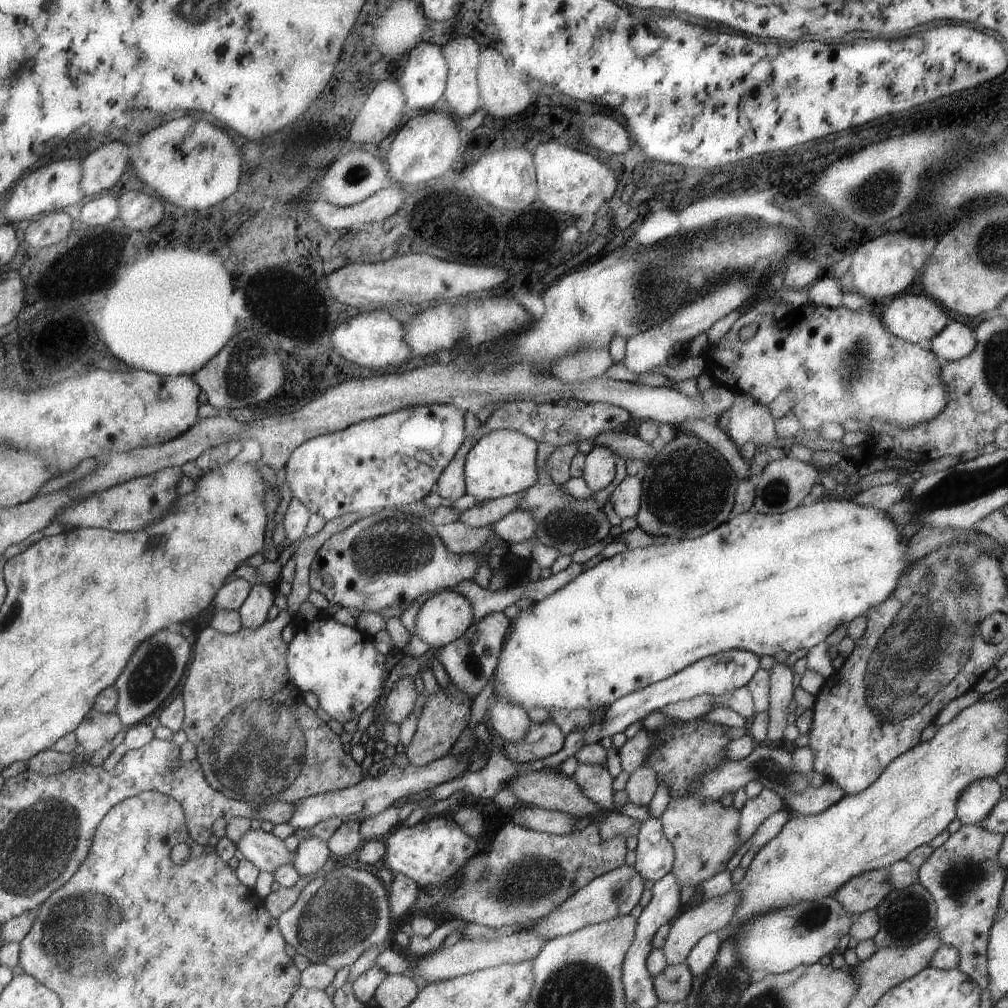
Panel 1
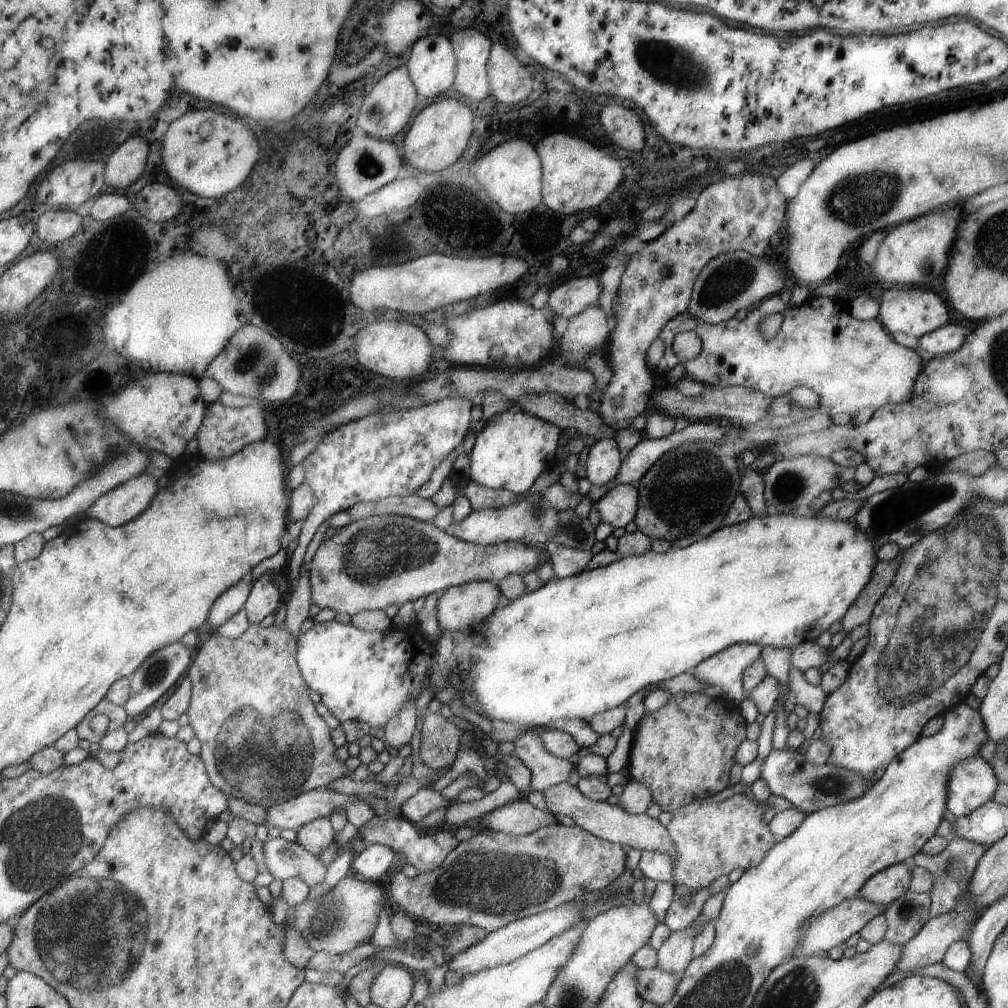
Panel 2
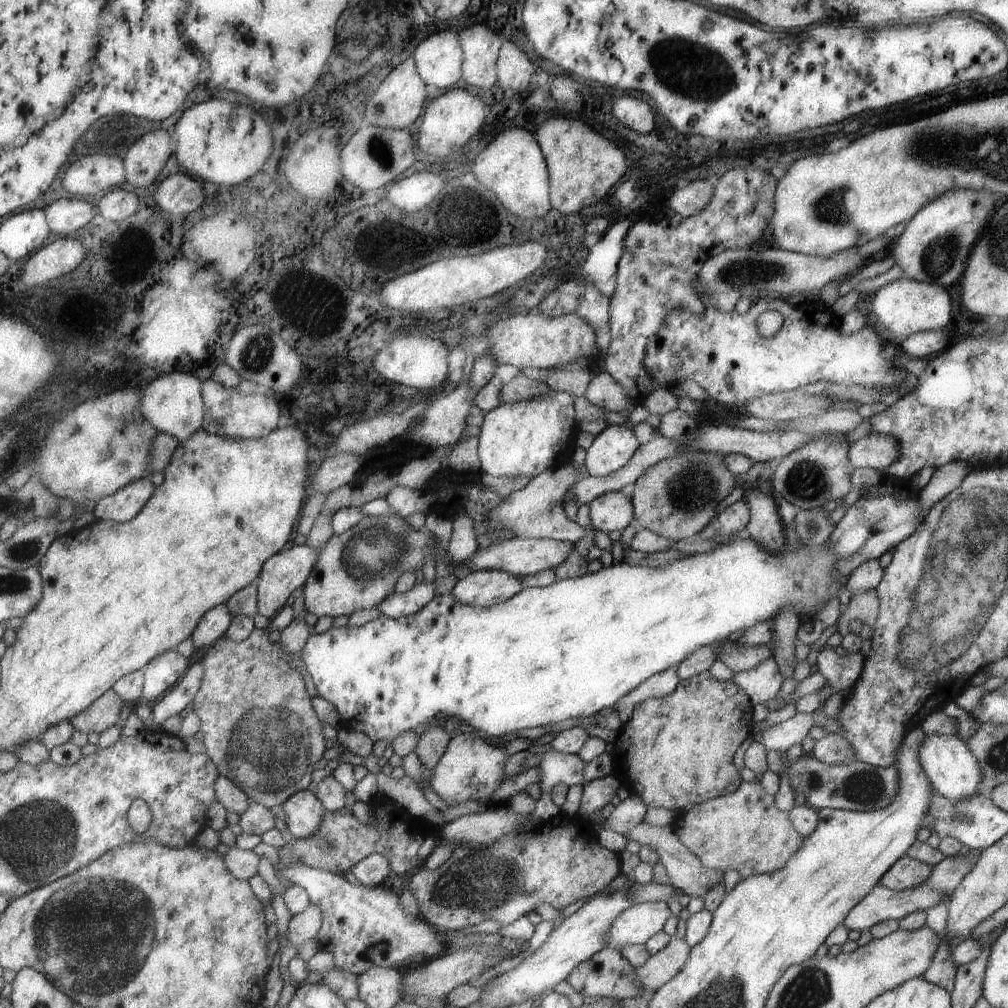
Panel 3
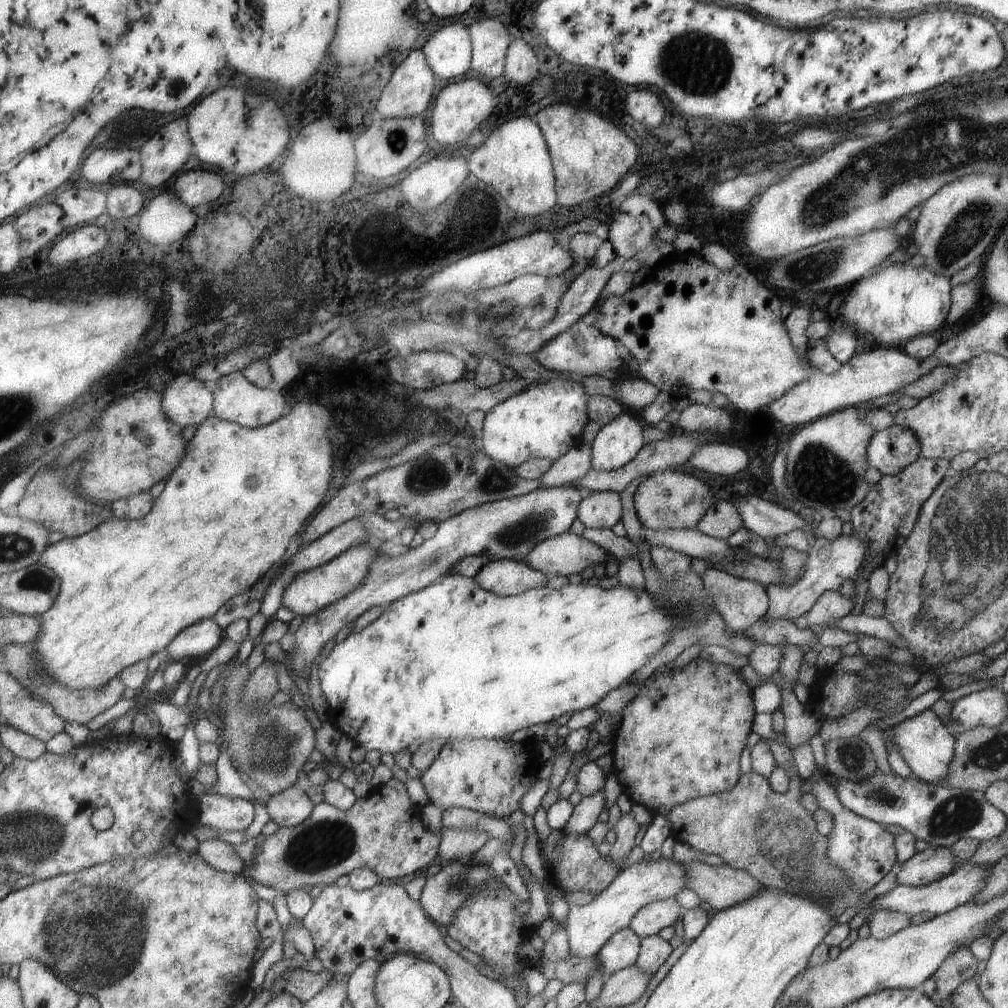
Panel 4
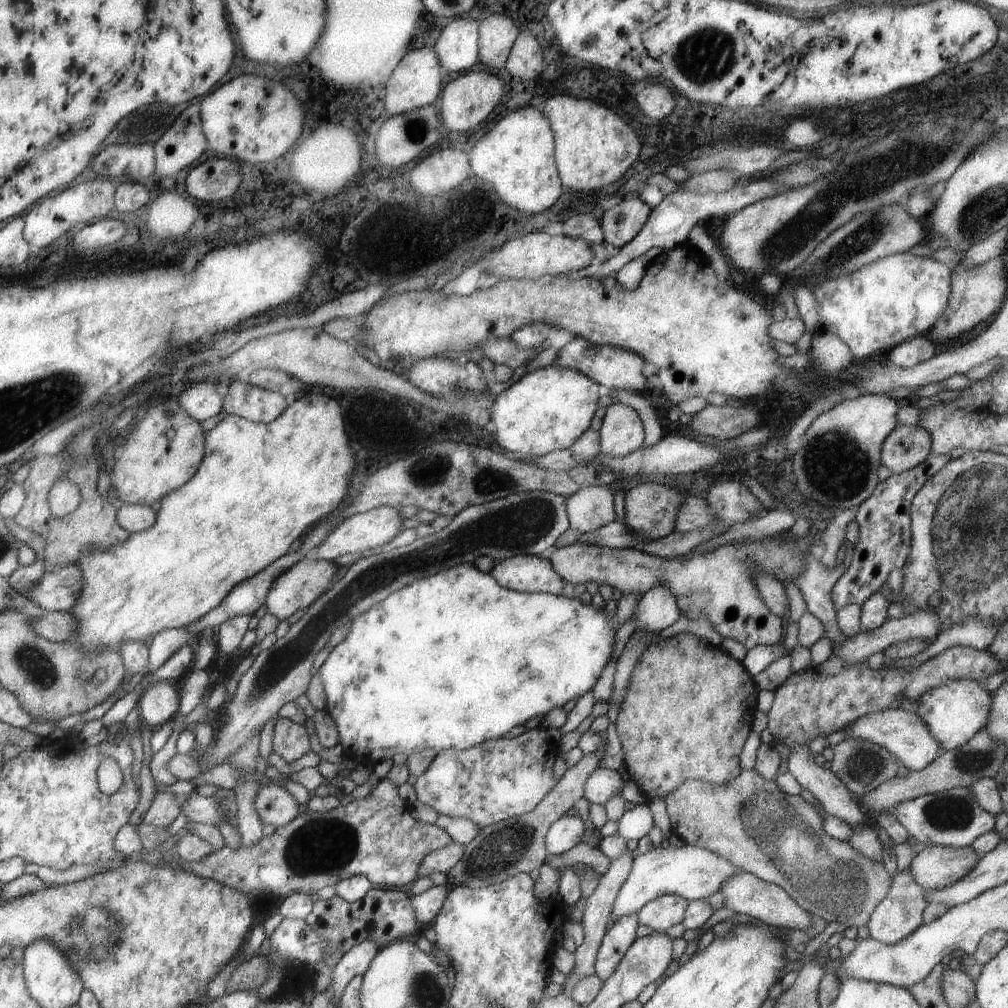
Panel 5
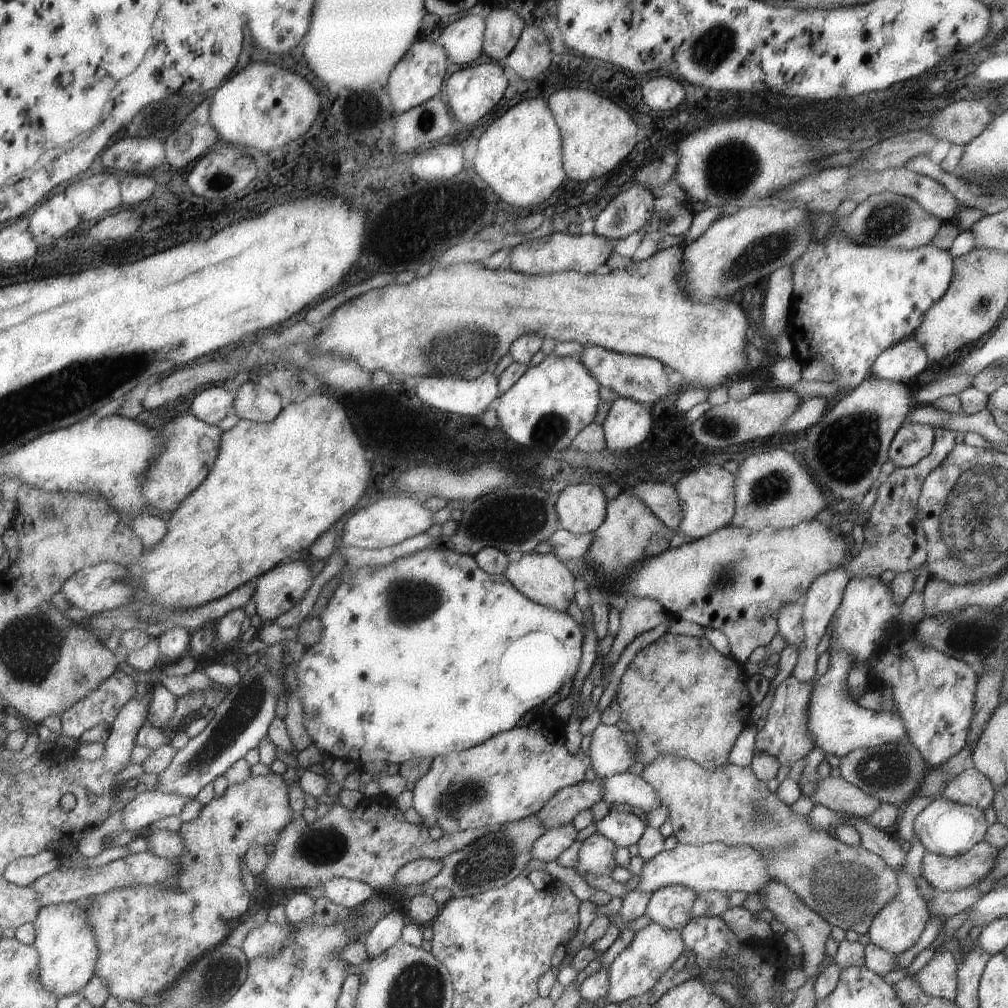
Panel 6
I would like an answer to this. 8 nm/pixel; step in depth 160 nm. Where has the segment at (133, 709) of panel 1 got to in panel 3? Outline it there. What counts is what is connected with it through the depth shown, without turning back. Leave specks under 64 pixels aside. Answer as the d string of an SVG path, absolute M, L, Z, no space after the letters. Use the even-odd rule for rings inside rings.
M175 649L165 650L165 653L157 654L145 665L143 671L143 687L141 690L141 701L145 698L155 698L165 688L173 686L188 668L188 658L181 656Z

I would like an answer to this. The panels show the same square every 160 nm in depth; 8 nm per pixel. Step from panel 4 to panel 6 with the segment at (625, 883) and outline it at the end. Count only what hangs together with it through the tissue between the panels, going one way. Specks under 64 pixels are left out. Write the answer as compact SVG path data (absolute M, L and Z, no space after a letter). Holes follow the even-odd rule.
M720 842L697 846L678 843L672 850L663 850L644 861L639 875L641 879L635 889L642 890L643 893L652 894L662 886L683 885L694 890L696 896L708 890L759 893L764 885L772 880L766 871L766 860L758 850L749 845L727 846Z

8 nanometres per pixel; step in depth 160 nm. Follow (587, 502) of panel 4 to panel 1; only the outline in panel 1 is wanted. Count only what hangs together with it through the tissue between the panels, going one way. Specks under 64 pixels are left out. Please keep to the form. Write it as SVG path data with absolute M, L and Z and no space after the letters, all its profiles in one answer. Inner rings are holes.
M640 475L626 476L611 492L608 502L619 518L627 518L637 514L640 505Z

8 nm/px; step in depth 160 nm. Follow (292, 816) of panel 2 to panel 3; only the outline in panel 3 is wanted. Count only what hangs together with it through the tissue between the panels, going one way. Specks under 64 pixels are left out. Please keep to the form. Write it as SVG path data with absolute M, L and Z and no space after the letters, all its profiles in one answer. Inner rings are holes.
M249 803L249 808L239 816L238 825L241 831L247 835L262 835L275 826L275 820L284 821L285 814L281 806L276 808L263 807L255 803Z

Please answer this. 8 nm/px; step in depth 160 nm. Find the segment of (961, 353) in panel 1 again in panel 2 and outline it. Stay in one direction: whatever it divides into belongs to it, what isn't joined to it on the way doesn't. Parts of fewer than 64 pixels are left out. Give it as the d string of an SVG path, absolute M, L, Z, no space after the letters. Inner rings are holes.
M947 324L920 336L916 350L925 358L953 352L962 345L967 330L961 330L957 324Z

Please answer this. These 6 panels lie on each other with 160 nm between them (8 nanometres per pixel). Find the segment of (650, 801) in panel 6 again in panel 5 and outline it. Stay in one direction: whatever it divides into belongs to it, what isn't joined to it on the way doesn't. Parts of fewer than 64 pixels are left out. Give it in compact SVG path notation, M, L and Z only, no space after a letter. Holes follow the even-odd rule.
M598 766L585 781L582 797L603 805L611 796L620 795L623 782L618 770Z

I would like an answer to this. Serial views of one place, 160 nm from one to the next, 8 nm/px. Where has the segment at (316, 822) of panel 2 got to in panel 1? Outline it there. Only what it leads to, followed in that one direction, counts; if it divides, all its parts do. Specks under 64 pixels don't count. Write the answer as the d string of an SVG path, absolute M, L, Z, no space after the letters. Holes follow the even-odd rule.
M318 836L299 840L294 853L296 857L292 866L300 878L319 870L331 855L327 843Z

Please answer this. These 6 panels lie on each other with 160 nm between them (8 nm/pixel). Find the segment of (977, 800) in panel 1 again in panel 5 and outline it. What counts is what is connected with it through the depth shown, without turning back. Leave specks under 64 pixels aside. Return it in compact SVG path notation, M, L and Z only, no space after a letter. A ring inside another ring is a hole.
M886 708L857 717L856 720L846 724L842 731L849 739L871 741L882 746L910 771L925 768L940 753L938 744L933 740L922 720L915 713L908 713L902 709Z

